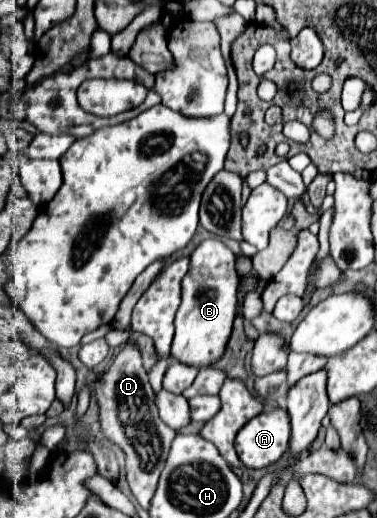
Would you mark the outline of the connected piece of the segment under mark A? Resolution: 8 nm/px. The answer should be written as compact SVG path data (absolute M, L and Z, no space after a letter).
M269 409L253 417L235 437L235 451L247 469L277 463L289 447L291 423L285 409Z

